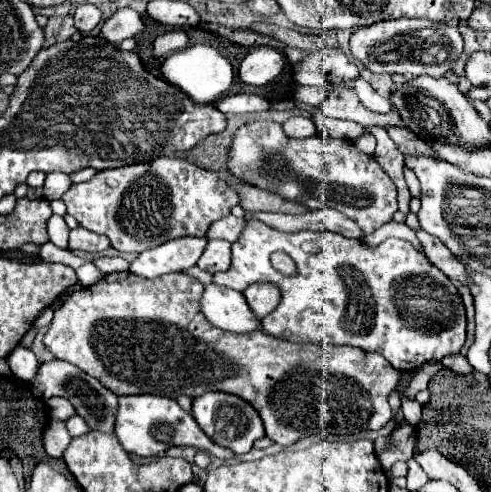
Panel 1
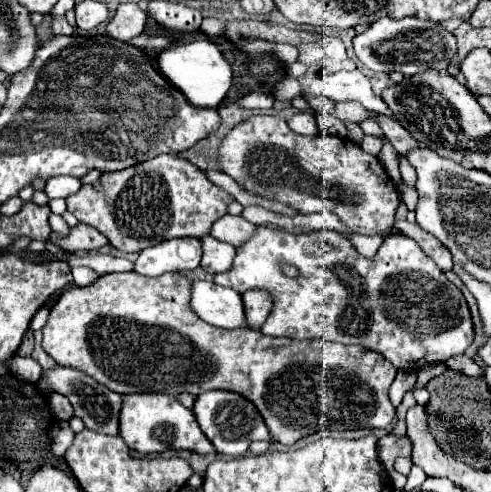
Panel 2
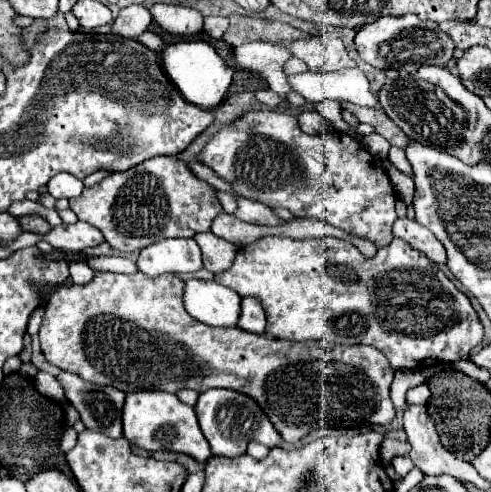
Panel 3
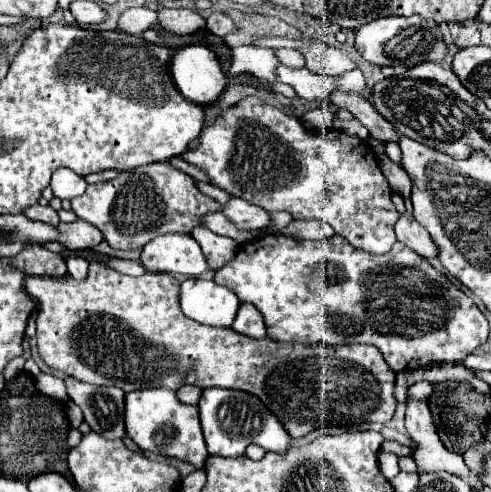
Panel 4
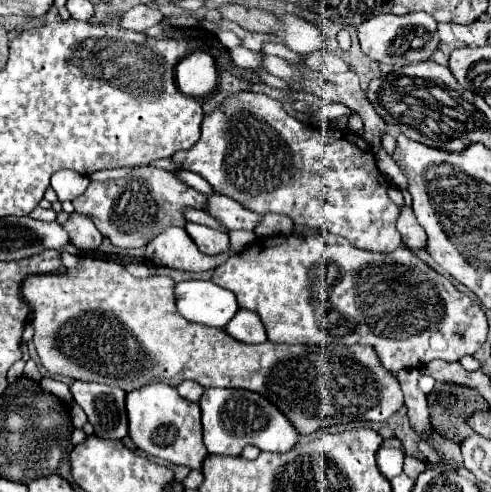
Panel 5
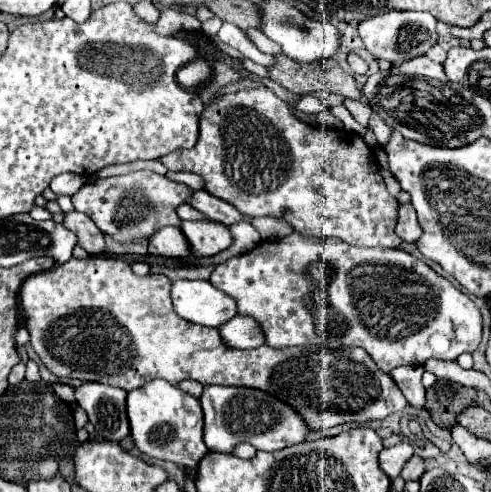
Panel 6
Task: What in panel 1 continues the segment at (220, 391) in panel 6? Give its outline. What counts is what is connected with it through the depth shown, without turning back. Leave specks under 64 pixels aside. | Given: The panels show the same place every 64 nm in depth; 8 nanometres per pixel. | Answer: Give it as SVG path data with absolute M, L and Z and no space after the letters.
M208 392L192 402L192 416L196 418L198 426L212 438L216 444L230 448L234 454L246 454L252 448L252 442L264 436L264 426L258 412L238 396L224 394L224 392Z

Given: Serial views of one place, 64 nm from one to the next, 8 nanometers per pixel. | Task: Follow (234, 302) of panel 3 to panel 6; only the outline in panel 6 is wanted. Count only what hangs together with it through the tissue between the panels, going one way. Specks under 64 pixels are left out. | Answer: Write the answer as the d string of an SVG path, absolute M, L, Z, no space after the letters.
M176 280L172 302L180 318L200 326L222 326L236 316L236 300L206 280Z

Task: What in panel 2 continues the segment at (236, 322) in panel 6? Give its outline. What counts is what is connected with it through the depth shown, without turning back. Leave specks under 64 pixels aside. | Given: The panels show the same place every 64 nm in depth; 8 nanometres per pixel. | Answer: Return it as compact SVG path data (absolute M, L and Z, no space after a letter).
M248 290L242 294L246 306L246 320L250 328L260 328L272 310L272 296L266 290Z

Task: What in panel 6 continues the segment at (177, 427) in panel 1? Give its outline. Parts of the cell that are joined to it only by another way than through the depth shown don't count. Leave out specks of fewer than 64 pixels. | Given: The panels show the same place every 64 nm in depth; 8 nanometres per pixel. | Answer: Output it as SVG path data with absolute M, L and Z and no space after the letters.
M152 380L142 388L128 392L126 412L130 420L130 436L136 448L152 458L168 460L184 468L196 470L204 454L208 452L202 440L202 408L196 398L182 392L178 386L172 386L164 380Z

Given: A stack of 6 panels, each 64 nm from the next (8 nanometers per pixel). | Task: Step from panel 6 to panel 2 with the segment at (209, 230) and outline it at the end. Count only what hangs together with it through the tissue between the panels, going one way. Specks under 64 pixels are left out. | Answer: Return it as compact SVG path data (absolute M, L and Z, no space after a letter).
M204 236L202 238L202 248L204 248L204 254L202 254L200 266L206 272L218 274L218 272L226 272L232 266L234 252L236 252L236 248L232 244L220 242L212 236Z

